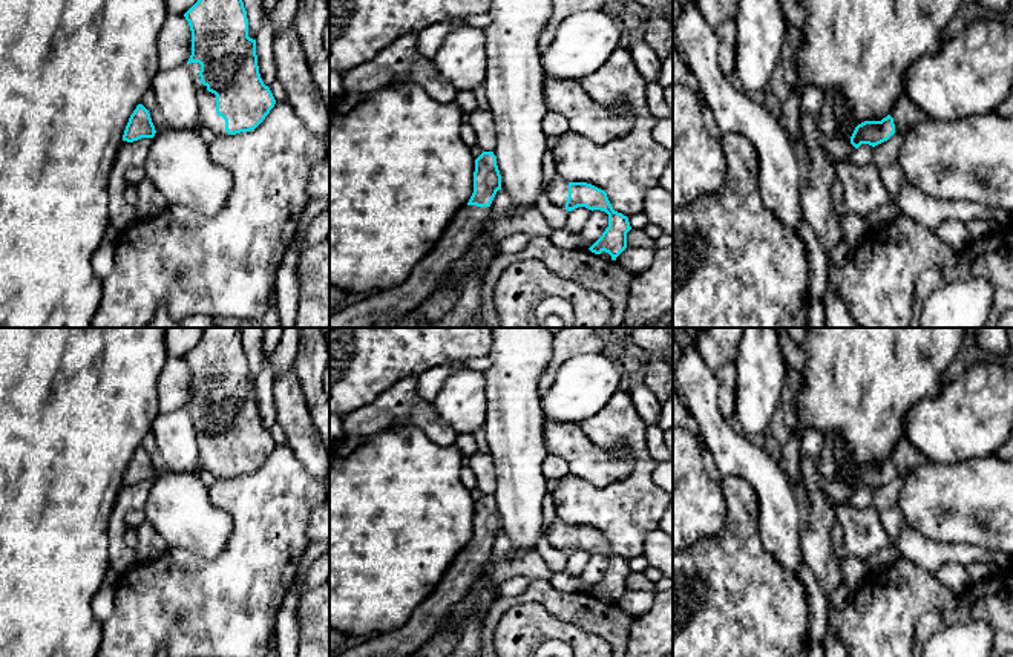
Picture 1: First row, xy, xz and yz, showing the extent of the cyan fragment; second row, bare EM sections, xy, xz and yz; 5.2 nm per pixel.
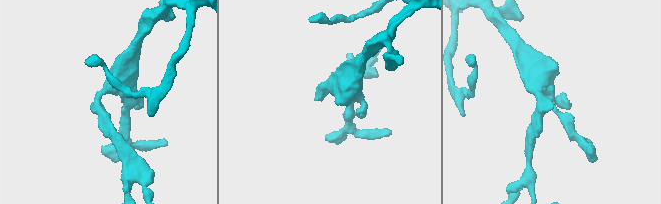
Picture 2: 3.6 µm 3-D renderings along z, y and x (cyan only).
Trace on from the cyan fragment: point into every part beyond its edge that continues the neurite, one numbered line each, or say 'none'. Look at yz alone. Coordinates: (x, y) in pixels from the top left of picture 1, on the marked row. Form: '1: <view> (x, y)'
1: yz (906, 115)

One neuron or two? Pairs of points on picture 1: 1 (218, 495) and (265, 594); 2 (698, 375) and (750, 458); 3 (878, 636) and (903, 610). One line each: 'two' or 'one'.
1: one
2: one
3: one

